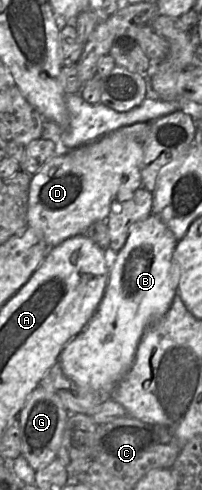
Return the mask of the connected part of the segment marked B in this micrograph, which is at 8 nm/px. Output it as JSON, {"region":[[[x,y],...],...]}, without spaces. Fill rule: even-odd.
{"region":[[[154,214],[133,225],[125,245],[116,253],[103,298],[95,314],[59,356],[63,372],[77,385],[109,398],[113,389],[129,371],[144,333],[169,311],[178,293],[180,268],[174,259],[177,244],[172,231]]]}

